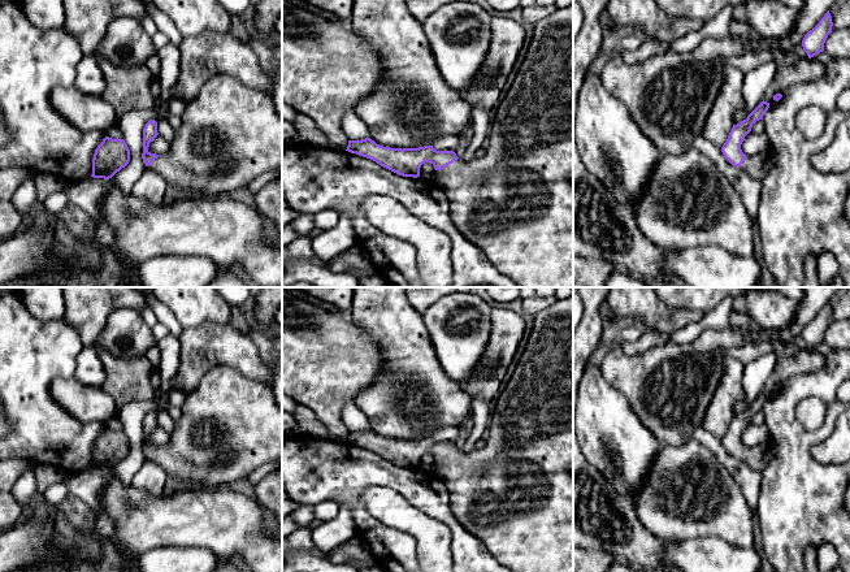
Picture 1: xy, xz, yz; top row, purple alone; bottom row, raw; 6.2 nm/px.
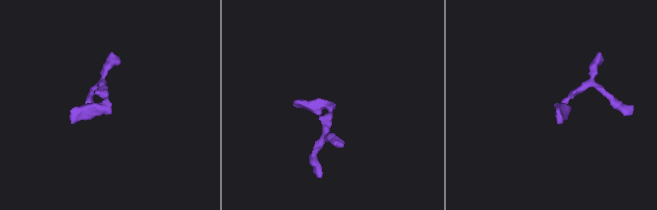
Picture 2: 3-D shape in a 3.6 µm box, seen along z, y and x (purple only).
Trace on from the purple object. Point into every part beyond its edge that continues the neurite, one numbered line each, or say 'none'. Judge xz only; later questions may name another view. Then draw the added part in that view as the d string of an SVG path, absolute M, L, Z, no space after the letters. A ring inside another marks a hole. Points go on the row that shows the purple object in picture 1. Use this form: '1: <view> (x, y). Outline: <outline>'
1: xz (515, 203). Outline: M573 5L565 8L556 8L551 14L542 18L534 25L534 34L532 42L526 49L526 55L520 69L516 73L516 77L508 88L507 94L500 99L499 104L493 112L493 121L489 126L489 135L485 144L485 155L480 159L472 159L468 161L461 161L457 159L452 164L435 170L435 185L444 192L450 203L450 212L452 214L452 221L455 228L460 234L467 238L469 242L480 247L491 264L503 274L509 277L519 287L573 287L573 183L569 179L569 176L573 173Z

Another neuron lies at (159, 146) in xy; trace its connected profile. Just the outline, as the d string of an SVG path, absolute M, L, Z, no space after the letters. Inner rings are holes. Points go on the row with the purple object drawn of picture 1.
M157 135L148 147L148 152L162 155L170 150L170 143L168 143L161 135Z

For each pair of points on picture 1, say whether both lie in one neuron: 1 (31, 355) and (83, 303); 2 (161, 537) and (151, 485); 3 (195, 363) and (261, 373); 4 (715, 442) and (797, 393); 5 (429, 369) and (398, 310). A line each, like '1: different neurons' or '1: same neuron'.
1: different neurons
2: different neurons
3: same neuron
4: different neurons
5: same neuron

